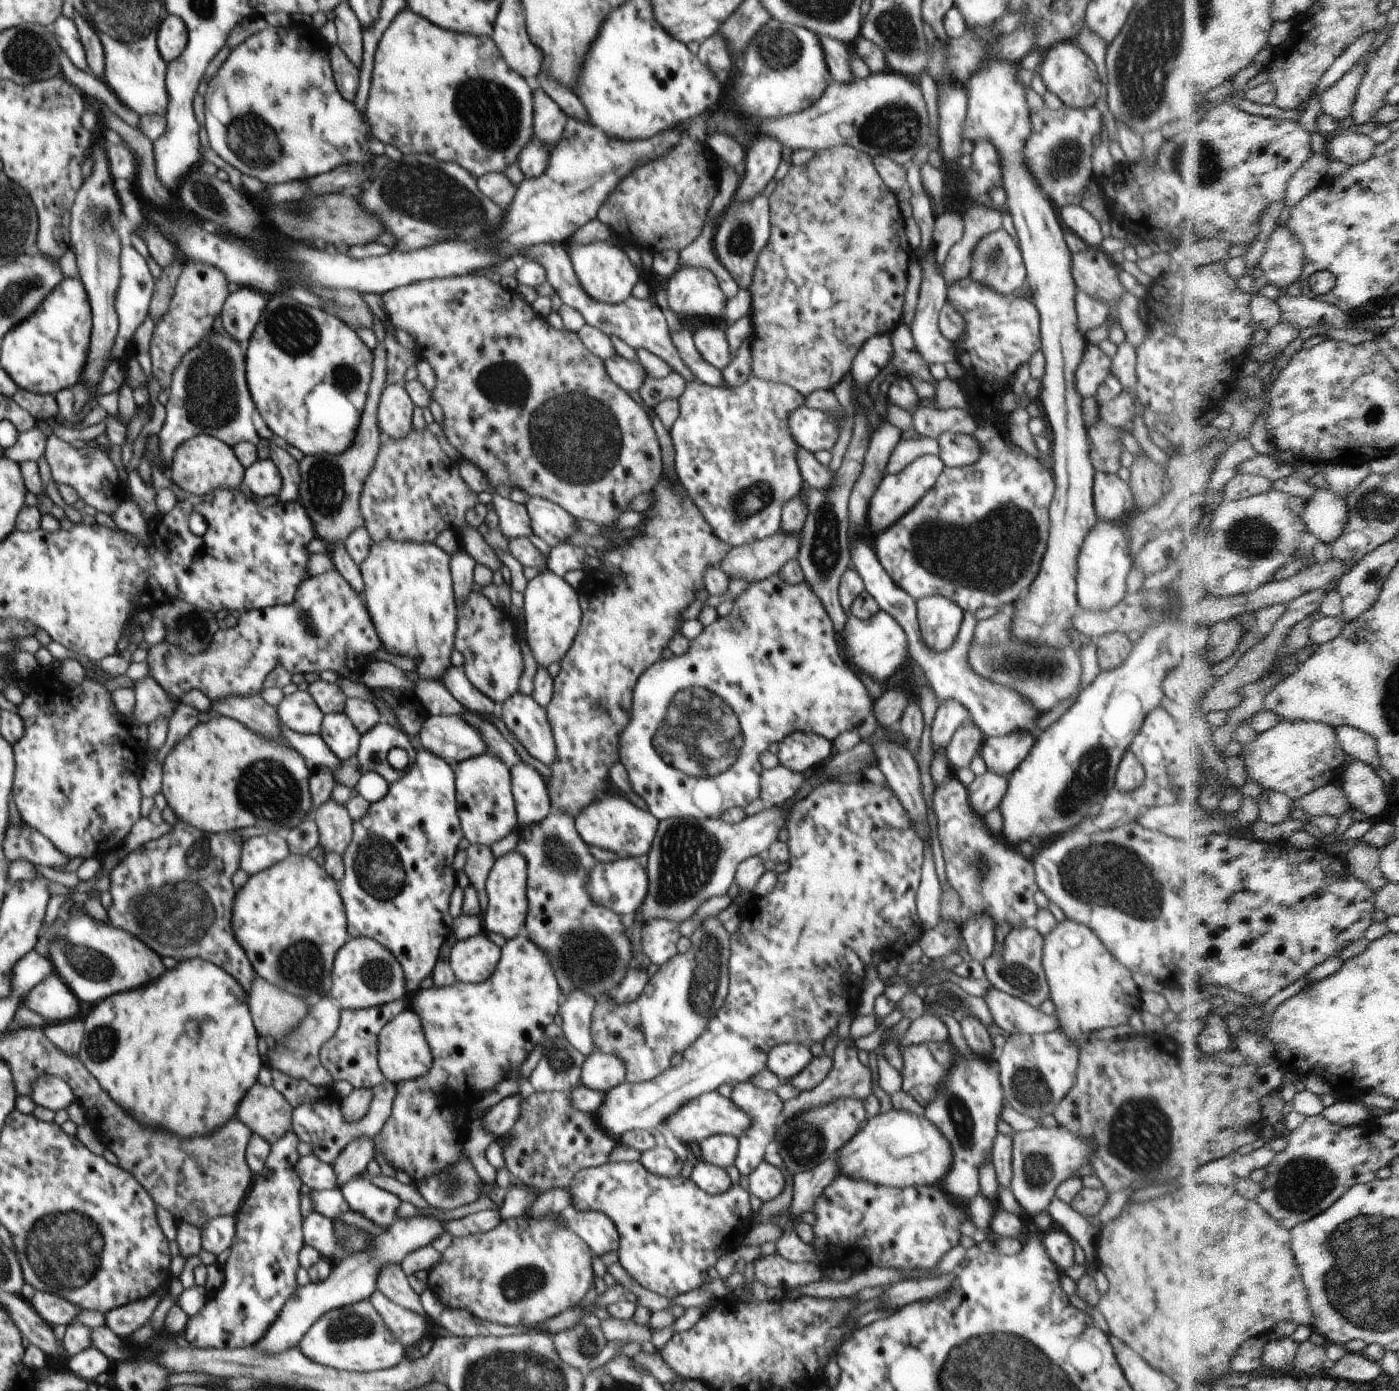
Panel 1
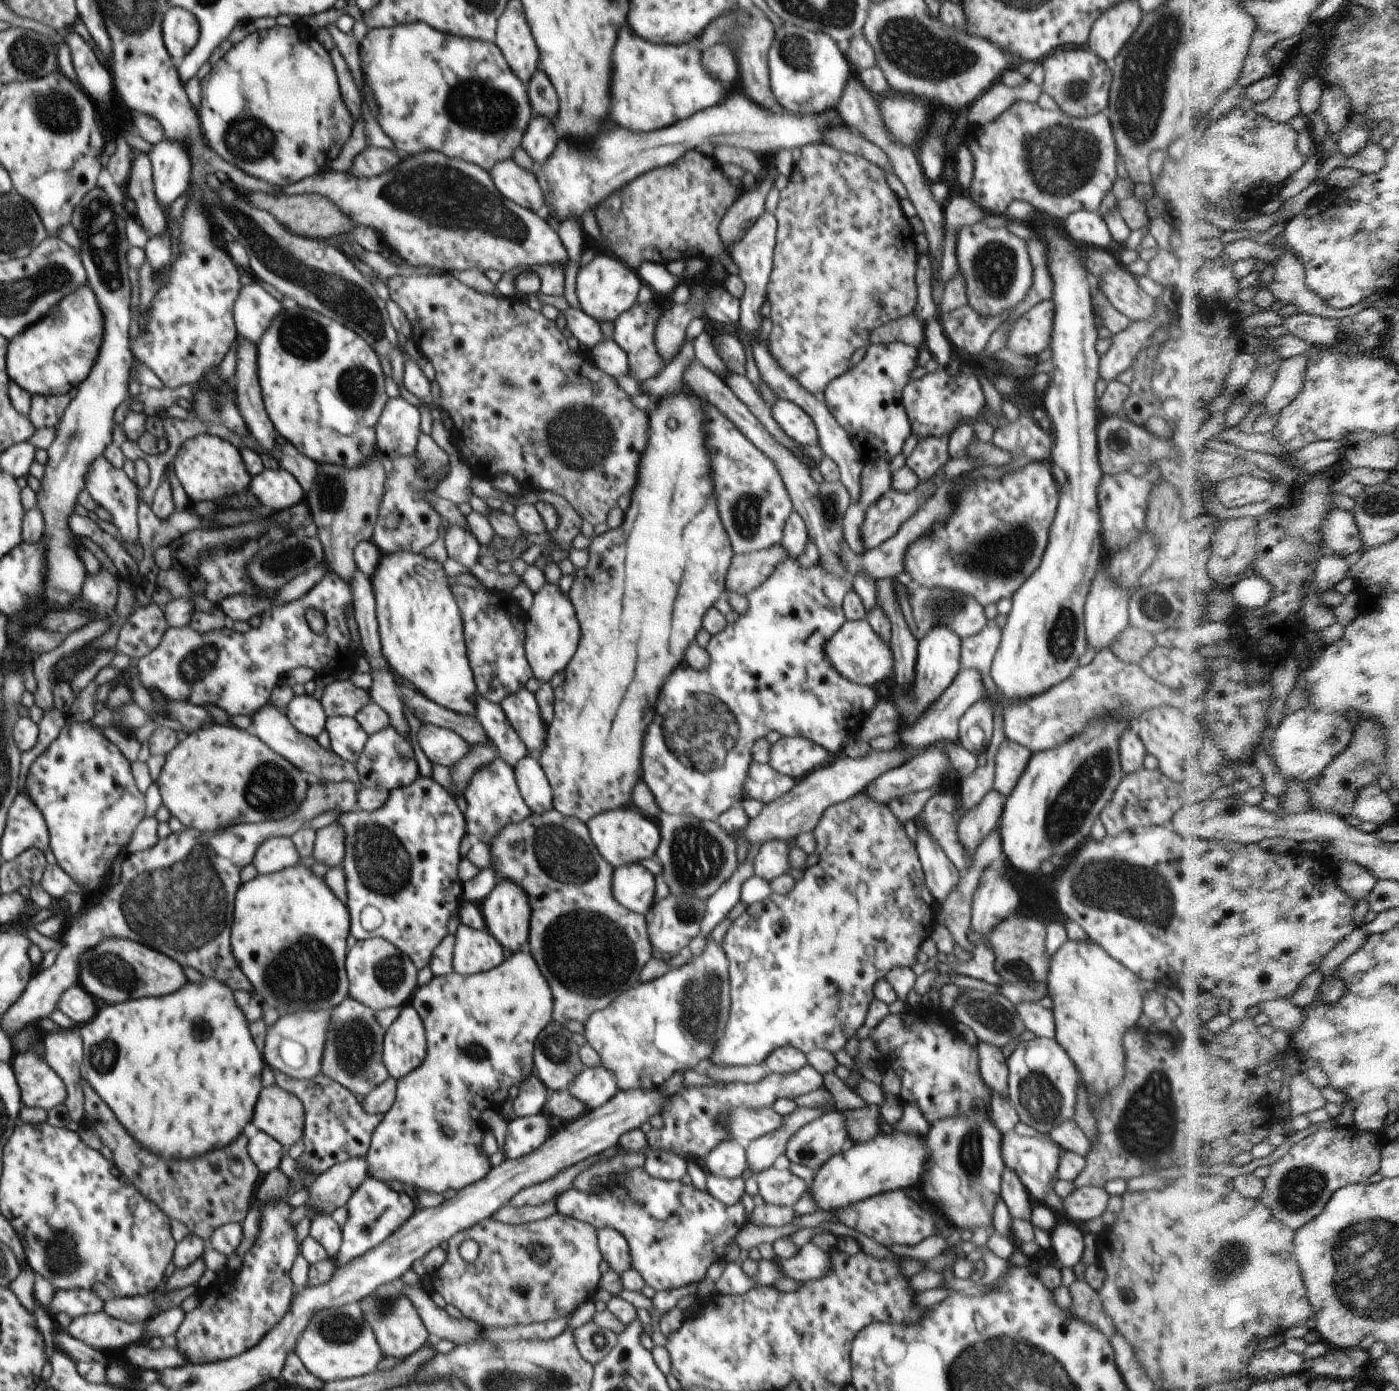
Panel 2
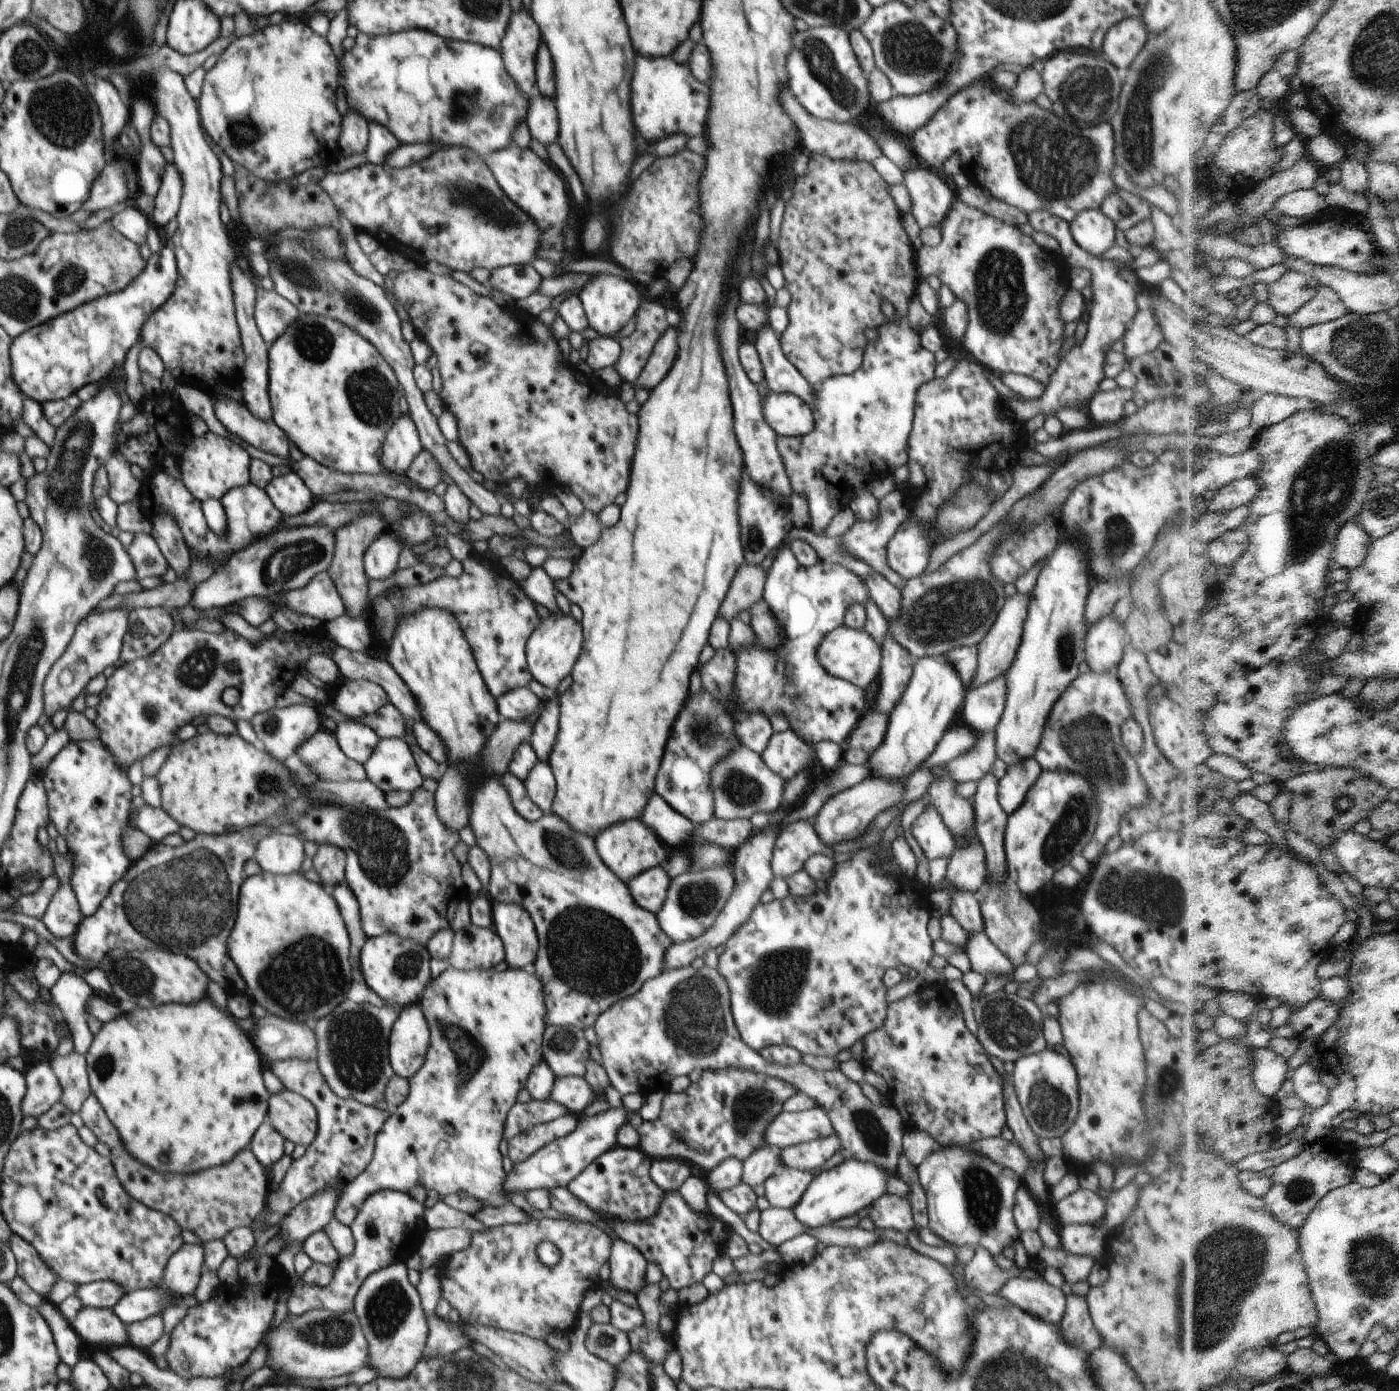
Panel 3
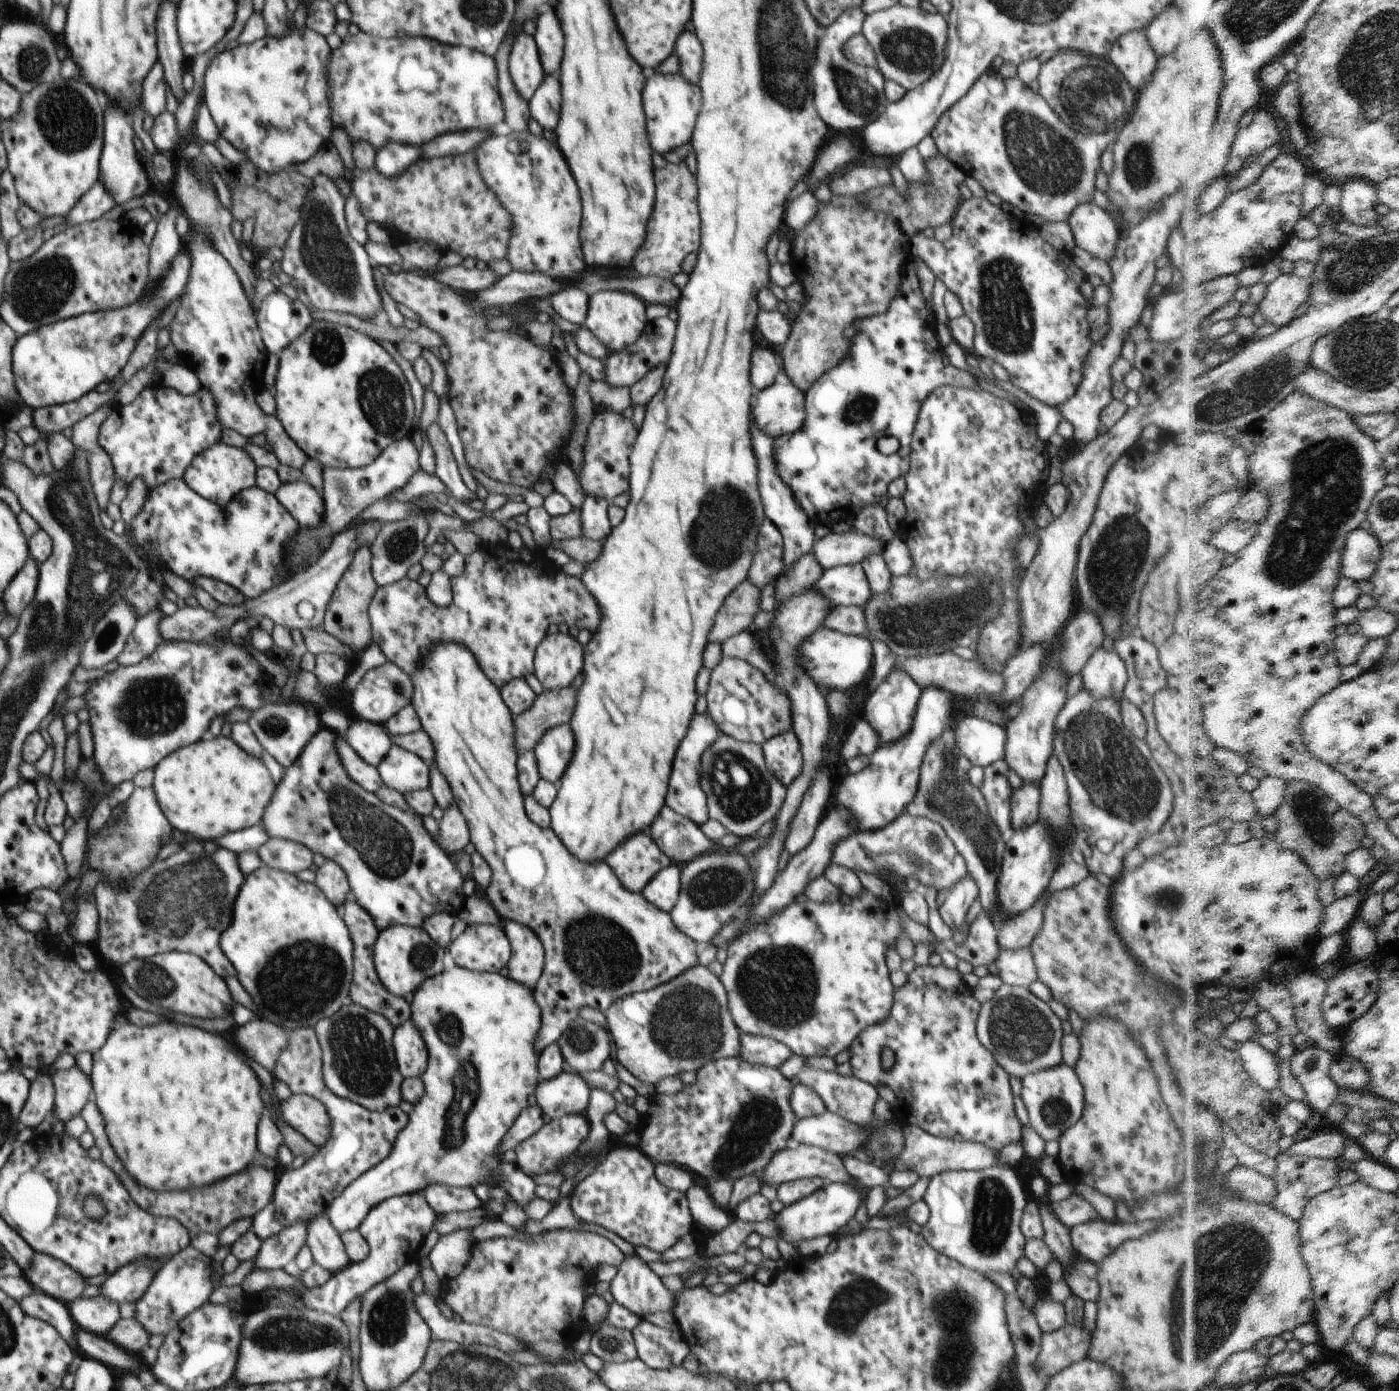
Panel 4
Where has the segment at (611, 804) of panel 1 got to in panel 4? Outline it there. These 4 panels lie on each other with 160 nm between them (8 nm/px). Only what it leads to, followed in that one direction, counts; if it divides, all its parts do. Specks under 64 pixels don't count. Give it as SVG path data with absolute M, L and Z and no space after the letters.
M646 832L628 837L604 862L614 871L622 886L633 893L641 893L656 873L672 864Z

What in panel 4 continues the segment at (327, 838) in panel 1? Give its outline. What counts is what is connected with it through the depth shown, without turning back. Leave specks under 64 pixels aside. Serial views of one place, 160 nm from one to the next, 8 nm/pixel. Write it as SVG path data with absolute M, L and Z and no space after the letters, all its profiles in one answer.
M326 859L326 862L322 866L319 866L315 874L315 885L339 909L348 898L348 894L351 893L347 874L340 868L339 864L330 859Z

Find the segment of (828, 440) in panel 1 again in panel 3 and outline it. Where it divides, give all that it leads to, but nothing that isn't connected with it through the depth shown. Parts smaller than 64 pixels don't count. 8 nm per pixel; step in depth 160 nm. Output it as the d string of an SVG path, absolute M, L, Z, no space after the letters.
M768 391L761 405L766 422L780 437L795 437L812 432L813 414L807 402L792 393Z

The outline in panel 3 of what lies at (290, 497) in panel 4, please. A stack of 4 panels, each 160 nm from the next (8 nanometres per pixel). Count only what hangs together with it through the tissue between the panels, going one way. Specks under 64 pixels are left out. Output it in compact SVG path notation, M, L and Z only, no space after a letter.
M295 472L274 477L264 490L284 517L303 515L314 506L316 500L312 491Z

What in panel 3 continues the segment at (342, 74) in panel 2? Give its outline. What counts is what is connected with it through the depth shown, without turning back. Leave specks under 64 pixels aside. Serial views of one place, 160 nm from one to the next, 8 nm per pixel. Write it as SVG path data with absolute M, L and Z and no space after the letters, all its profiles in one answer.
M350 108L341 122L339 146L342 156L358 156L365 152L369 141L369 122Z

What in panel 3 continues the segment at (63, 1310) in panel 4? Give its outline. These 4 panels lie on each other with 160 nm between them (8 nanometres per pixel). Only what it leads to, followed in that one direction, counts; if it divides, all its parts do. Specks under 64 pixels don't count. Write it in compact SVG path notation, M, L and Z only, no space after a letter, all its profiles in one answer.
M44 1299L36 1308L46 1319L62 1362L68 1364L73 1370L73 1366L80 1360L80 1344L82 1343L78 1333L72 1328L66 1317L62 1315L58 1306Z

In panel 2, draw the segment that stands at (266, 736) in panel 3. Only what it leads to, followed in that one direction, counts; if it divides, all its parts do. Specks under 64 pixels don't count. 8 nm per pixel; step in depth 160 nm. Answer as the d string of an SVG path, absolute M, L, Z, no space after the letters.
M306 694L290 700L287 704L287 717L298 732L316 739L325 729L328 716L322 703Z

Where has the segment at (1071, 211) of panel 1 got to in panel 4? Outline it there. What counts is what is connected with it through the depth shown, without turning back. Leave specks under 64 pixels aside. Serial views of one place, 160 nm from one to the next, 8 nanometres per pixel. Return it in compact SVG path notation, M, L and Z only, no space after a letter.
M1094 202L1079 204L1068 220L1075 246L1109 260L1119 245L1119 228L1108 211Z

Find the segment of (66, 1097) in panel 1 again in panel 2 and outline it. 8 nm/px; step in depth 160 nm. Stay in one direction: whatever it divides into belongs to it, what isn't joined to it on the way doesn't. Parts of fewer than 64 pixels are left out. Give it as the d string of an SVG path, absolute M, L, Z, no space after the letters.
M36 1049L16 1053L12 1065L25 1106L49 1111L65 1102L67 1090L64 1082Z

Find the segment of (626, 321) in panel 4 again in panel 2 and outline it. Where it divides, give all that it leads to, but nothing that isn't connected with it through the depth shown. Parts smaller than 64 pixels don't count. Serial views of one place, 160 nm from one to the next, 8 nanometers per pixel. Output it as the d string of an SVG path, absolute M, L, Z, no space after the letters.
M606 252L595 256L586 266L579 268L576 276L576 294L580 308L594 320L600 322L615 322L622 313L626 313L636 303L638 291L643 282L635 271L625 263Z

